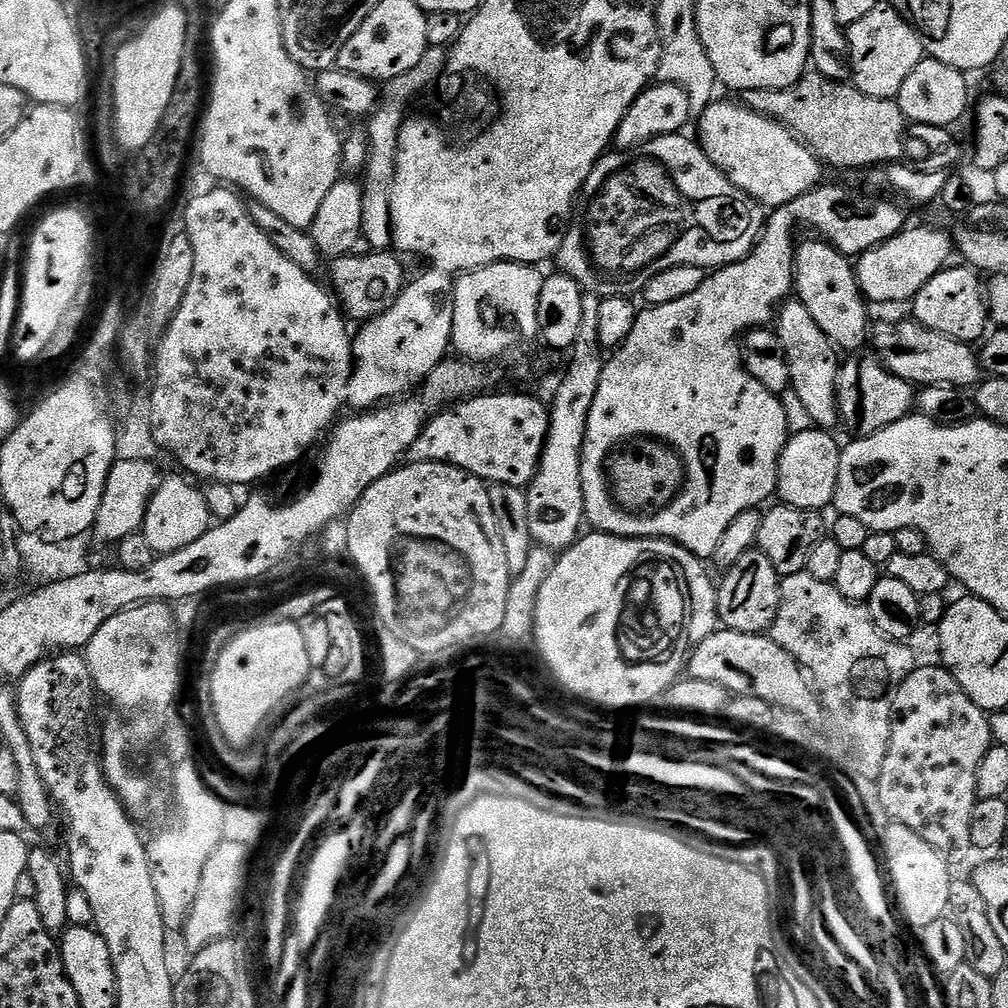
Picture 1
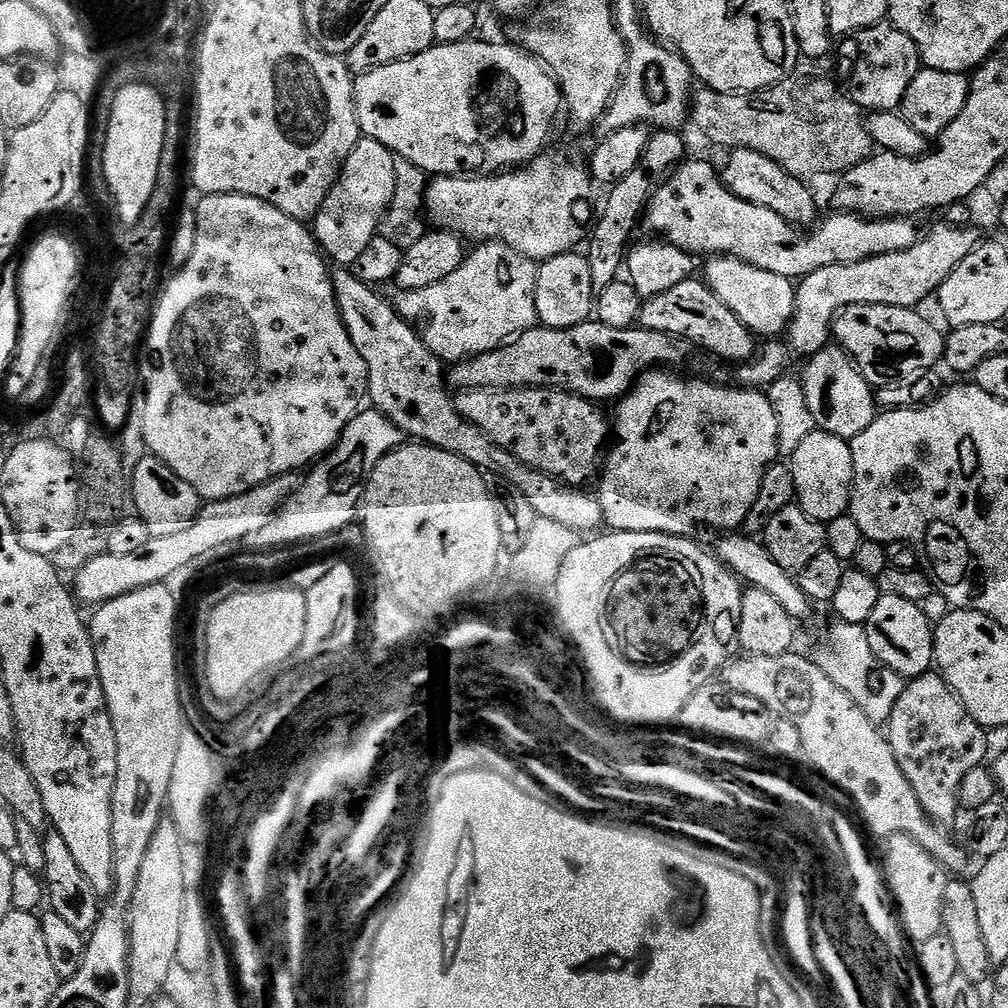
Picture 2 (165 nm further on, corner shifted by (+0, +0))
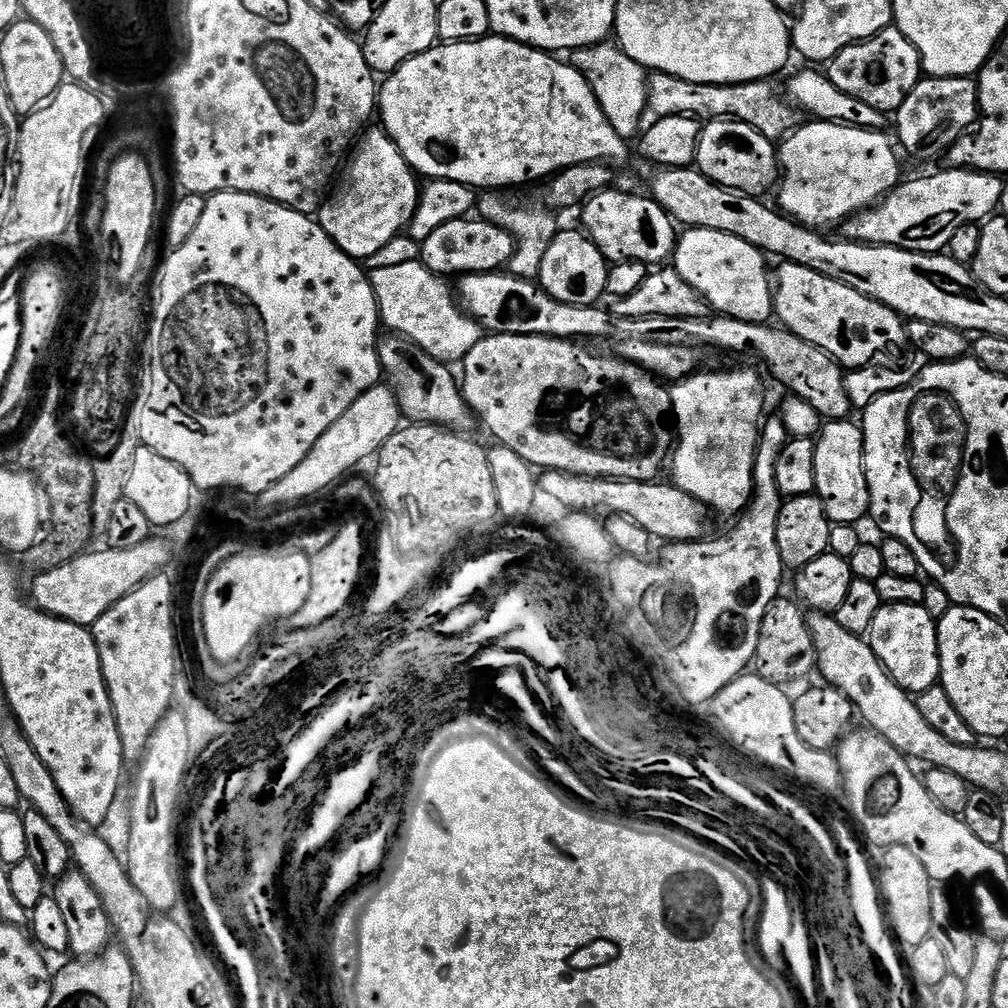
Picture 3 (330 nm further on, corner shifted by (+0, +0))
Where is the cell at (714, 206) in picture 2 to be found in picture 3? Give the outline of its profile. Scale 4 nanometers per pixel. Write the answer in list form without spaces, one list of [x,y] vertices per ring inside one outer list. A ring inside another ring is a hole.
[[[953,167],[947,171],[924,176],[921,180],[912,180],[909,184],[907,182],[897,184],[876,207],[867,208],[865,212],[859,212],[844,221],[843,239],[850,240],[853,244],[872,244],[876,248],[901,248],[929,254],[943,253],[958,230],[967,224],[983,225],[999,209],[1002,190],[1006,187],[1005,181],[1000,181],[1003,179],[991,172],[974,172],[967,168]]]

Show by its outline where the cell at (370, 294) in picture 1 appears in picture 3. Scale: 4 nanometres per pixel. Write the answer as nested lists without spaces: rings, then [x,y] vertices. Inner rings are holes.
[[[465,218],[456,221],[446,222],[445,225],[438,227],[430,237],[420,244],[419,261],[427,271],[434,273],[438,278],[459,278],[469,274],[496,274],[501,271],[503,266],[511,265],[512,256],[516,253],[516,241],[512,235],[499,228],[496,224],[491,224],[489,220],[483,218]]]

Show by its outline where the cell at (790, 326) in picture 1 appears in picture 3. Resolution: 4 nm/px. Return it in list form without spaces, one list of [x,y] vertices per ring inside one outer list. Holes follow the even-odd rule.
[[[705,228],[687,229],[677,239],[674,253],[677,274],[698,290],[709,309],[747,324],[766,324],[774,316],[774,284],[764,260],[765,253],[750,246],[750,242]]]

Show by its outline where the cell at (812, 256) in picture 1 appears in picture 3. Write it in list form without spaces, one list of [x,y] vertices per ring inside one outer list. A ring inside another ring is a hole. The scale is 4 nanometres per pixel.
[[[727,119],[710,120],[701,127],[695,167],[718,186],[760,198],[765,195],[763,192],[771,188],[773,191],[777,187],[782,165],[773,141],[766,139],[746,122]]]

